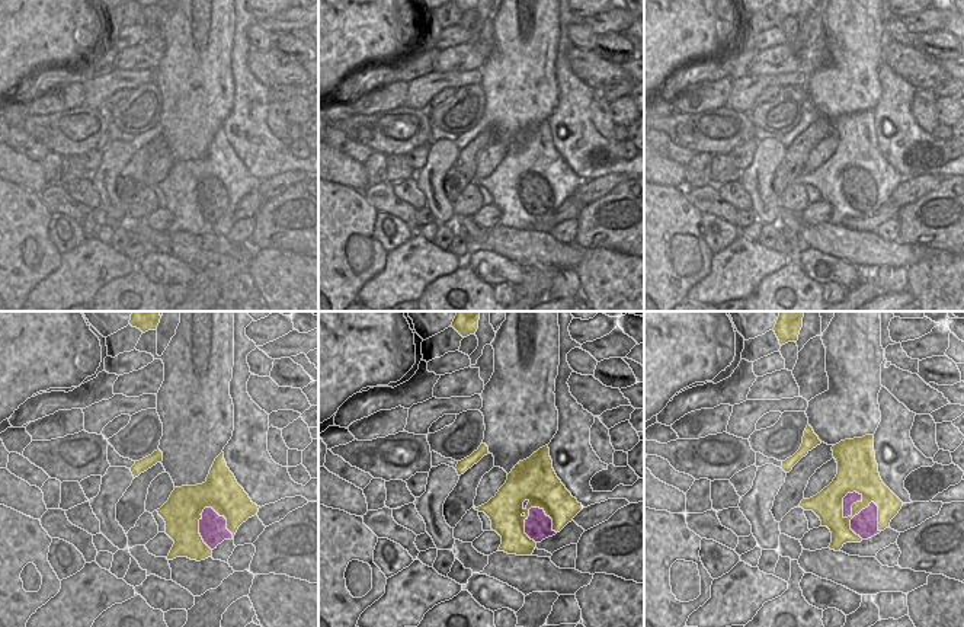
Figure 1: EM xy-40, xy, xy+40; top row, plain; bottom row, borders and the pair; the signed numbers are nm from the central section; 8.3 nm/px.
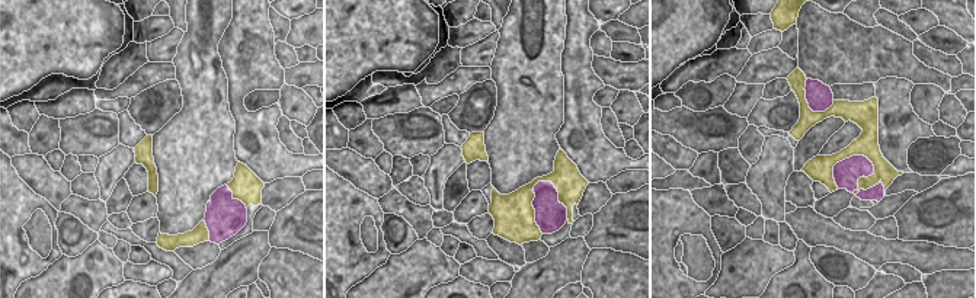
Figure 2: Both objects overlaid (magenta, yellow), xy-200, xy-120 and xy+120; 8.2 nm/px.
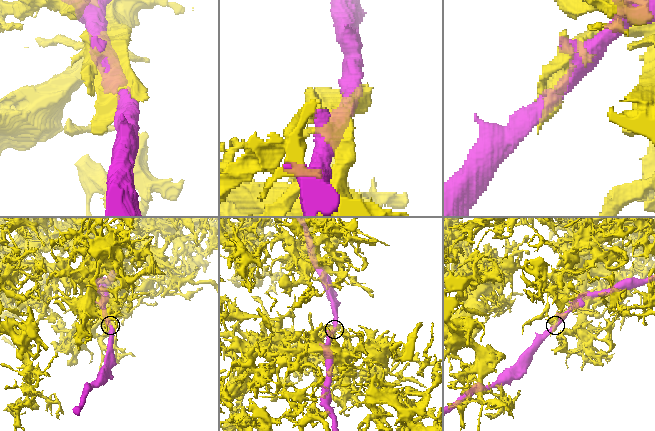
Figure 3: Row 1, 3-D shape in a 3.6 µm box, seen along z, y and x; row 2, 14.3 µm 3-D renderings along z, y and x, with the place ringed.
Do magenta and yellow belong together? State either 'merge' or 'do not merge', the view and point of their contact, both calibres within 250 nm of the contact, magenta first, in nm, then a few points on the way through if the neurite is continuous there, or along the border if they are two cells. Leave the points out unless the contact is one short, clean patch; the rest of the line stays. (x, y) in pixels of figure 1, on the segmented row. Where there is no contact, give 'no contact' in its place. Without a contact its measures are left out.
do not merge; contact xy+40 (861, 511); calibres 220 and 240 nm

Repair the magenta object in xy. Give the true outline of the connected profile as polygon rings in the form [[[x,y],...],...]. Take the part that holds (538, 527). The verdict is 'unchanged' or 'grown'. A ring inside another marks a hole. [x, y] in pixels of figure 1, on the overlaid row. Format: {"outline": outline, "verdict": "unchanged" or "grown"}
{"outline": [[[531,508],[525,519],[525,534],[535,543],[541,543],[557,532],[553,530],[553,519],[545,515],[544,509]]], "verdict": "unchanged"}

